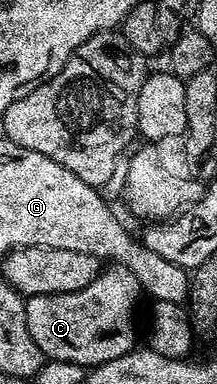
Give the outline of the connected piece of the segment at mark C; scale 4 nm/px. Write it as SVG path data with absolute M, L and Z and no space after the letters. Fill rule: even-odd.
M103 268L83 289L70 293L36 293L25 298L30 338L50 361L93 367L120 359L135 348L134 308L143 292L132 271Z

